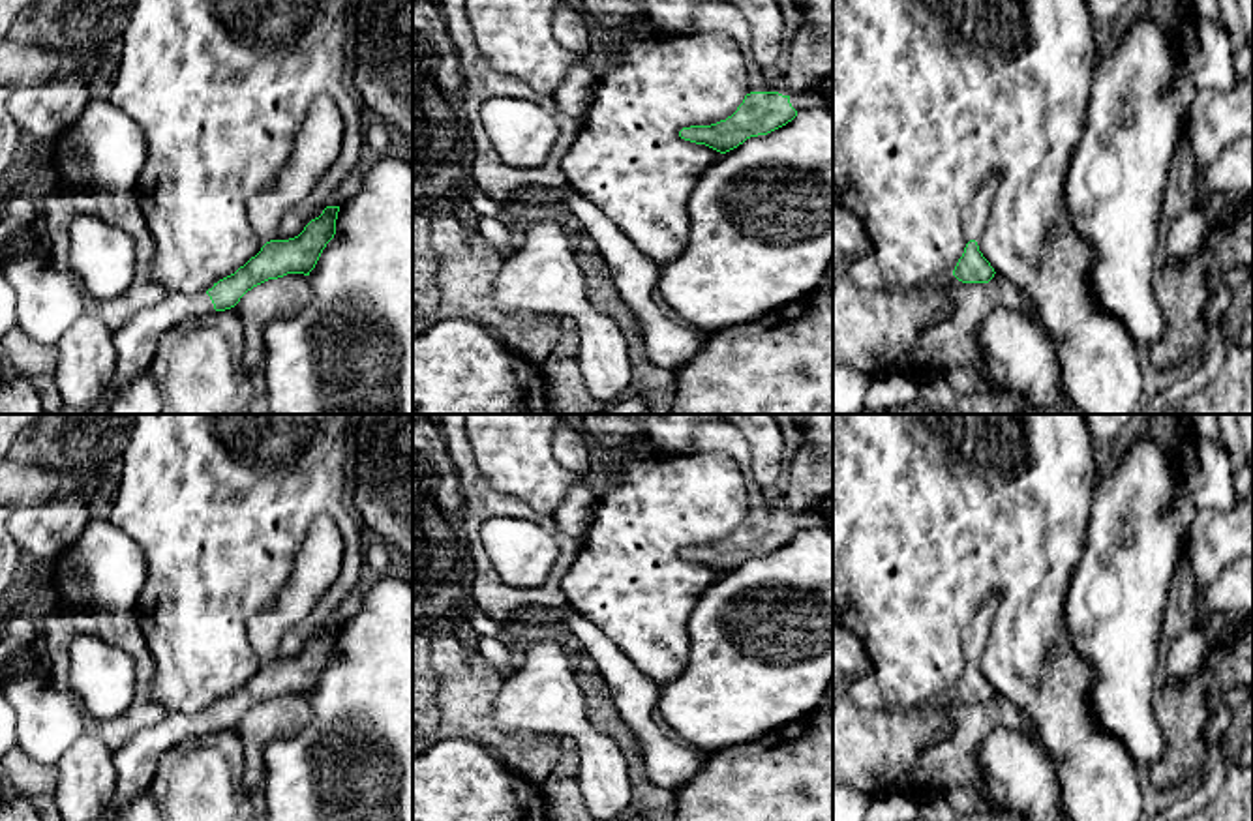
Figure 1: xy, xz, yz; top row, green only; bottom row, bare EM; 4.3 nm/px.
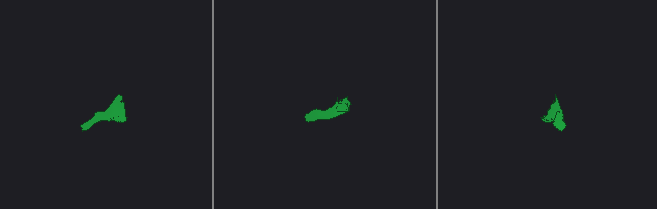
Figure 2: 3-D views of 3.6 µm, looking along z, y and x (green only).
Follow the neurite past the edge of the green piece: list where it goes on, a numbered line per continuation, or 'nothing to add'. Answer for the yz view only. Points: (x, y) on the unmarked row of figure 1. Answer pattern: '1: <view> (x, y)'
1: yz (976, 632)

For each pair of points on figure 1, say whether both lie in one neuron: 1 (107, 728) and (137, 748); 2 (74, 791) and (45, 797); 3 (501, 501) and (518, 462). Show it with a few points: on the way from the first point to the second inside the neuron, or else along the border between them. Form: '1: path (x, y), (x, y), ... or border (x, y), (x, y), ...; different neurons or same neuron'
1: border (164, 716), (137, 730), (113, 754); different neurons
2: border (55, 767), (57, 801); different neurons
3: border (475, 460), (481, 475), (496, 490), (543, 514); different neurons

